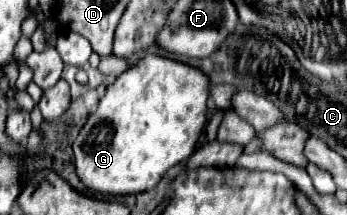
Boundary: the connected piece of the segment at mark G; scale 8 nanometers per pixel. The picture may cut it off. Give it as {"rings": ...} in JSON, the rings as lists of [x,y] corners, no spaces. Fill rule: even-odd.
{"rings":[[[146,54],[140,58],[108,86],[96,110],[88,116],[74,140],[74,162],[80,180],[88,188],[104,194],[140,194],[152,190],[168,168],[186,160],[194,152],[208,122],[208,94],[210,78],[202,70],[160,54]]]}

